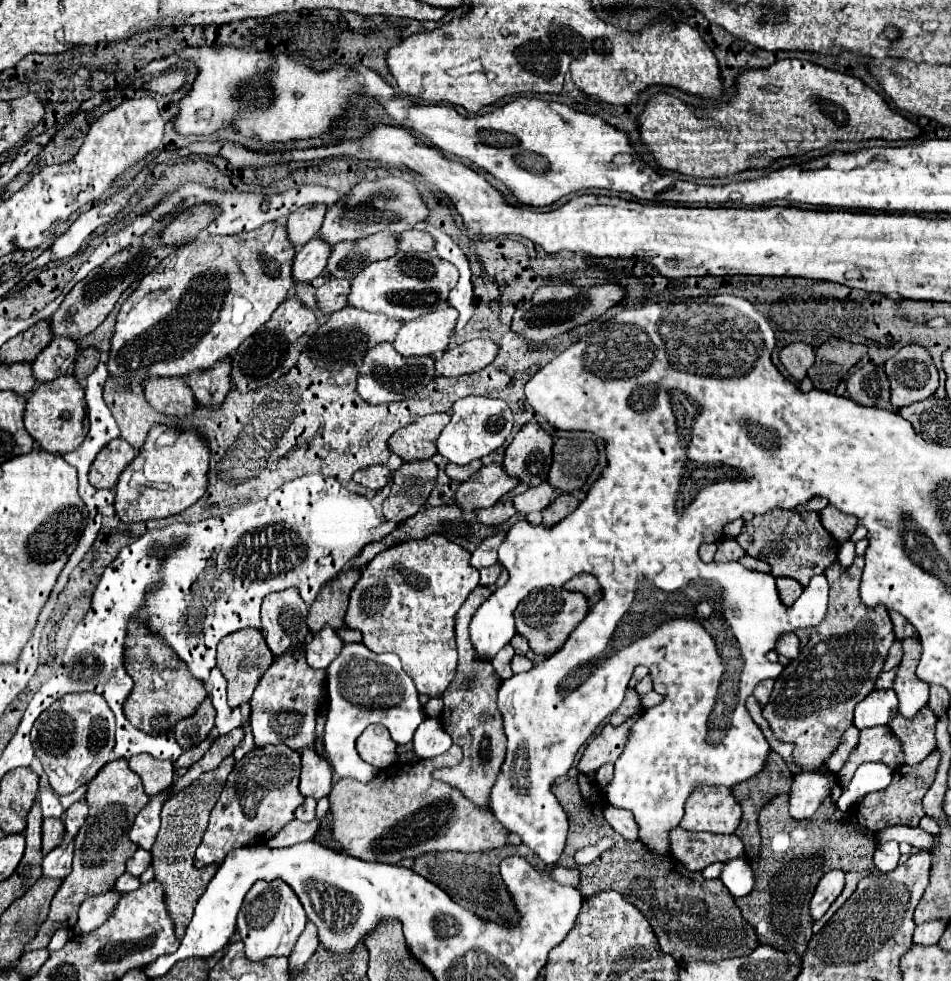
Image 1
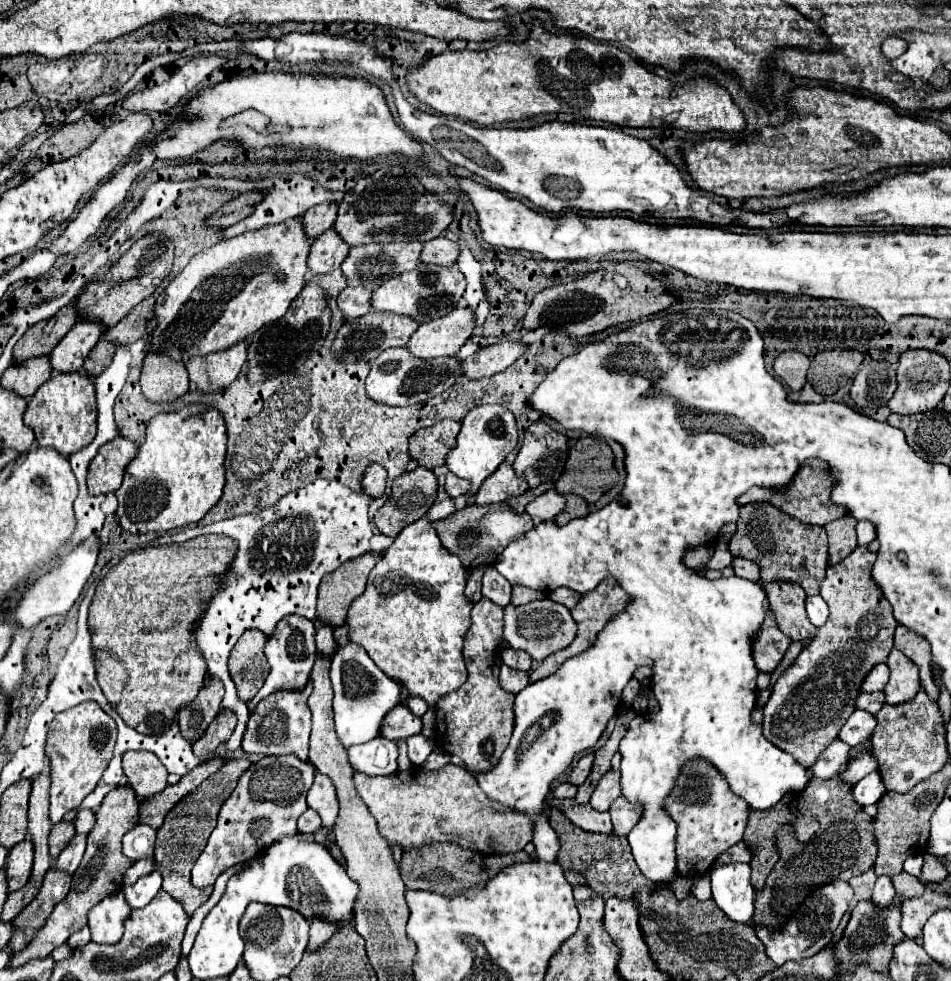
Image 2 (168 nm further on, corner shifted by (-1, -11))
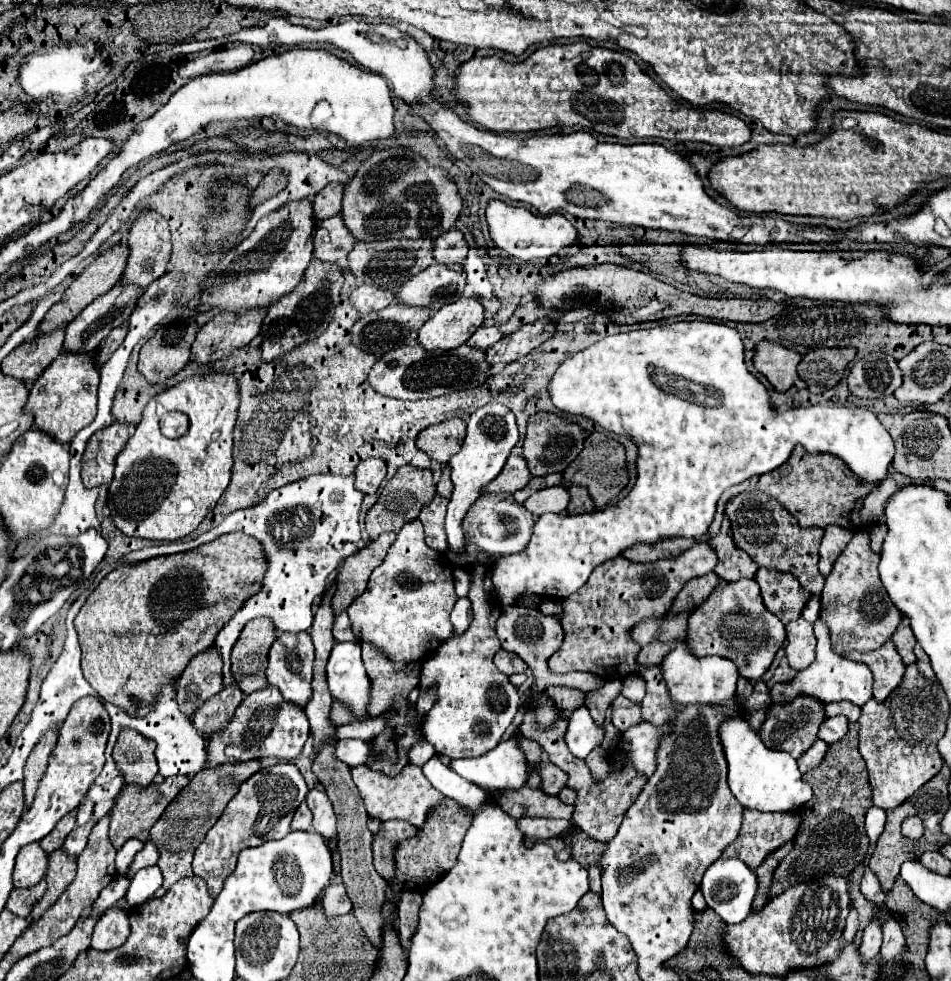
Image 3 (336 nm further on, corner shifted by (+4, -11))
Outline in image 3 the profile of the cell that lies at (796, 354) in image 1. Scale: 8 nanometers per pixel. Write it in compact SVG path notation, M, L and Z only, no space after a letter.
M761 342L755 350L753 362L777 392L787 392L797 380L797 364L801 362L801 354L781 344Z

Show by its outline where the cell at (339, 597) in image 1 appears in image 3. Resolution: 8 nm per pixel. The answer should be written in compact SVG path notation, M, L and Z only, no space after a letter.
M393 532L381 534L377 540L373 540L369 546L365 546L357 554L345 558L343 566L337 570L337 576L335 576L337 590L331 602L333 614L341 614L353 602L353 598L363 594L369 574L373 572L373 568L377 568L383 562L393 540L395 540Z

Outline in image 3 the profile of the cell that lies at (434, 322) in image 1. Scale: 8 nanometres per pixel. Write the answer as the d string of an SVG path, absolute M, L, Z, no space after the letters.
M459 298L459 302L443 306L439 312L435 312L419 330L417 340L425 350L455 350L461 344L465 344L481 324L483 324L481 302L477 298Z

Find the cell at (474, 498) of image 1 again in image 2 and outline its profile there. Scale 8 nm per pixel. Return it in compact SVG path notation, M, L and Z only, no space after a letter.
M502 464L494 472L494 476L486 478L486 482L480 486L478 494L474 496L476 504L498 504L512 496L520 496L528 490L528 482L524 478L518 478L514 474L514 468L510 464Z

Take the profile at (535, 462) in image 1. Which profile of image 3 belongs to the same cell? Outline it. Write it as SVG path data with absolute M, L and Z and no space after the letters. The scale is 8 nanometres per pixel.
M537 412L529 418L527 434L523 442L523 458L527 460L529 472L533 478L547 476L553 472L563 472L573 458L581 452L581 446L585 442L585 432L577 424L569 424L549 412Z

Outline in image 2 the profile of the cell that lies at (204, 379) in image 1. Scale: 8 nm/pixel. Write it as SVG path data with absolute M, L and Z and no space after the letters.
M238 342L238 346L230 346L230 350L206 354L206 358L192 358L186 362L190 382L194 382L202 392L226 388L240 374L242 364L246 362L246 346L248 342Z

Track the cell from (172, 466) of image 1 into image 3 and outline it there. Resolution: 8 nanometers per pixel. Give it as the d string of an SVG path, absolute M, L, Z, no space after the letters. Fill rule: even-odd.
M211 374L211 376L191 376L181 384L161 392L153 398L145 410L143 418L137 424L133 436L129 438L127 446L117 456L115 478L109 486L109 510L113 524L127 536L147 538L147 540L179 540L191 534L199 522L213 510L225 488L229 486L231 466L233 466L233 424L237 416L239 396L237 396L237 382L229 374ZM159 410L179 410L185 412L189 418L189 430L183 438L163 438L159 432Z

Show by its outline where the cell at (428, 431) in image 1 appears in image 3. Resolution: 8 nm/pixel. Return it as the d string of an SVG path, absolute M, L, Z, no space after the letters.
M451 418L425 428L417 436L415 444L433 462L447 464L449 458L461 448L463 438L465 438L465 422L461 418Z

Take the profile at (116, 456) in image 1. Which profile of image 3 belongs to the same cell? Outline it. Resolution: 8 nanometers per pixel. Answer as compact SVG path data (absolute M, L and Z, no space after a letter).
M113 422L109 430L99 430L87 442L83 454L81 478L87 488L103 486L113 480L113 462L129 440L129 430L125 424Z

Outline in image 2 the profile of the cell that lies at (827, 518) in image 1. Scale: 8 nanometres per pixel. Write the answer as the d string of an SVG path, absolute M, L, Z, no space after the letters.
M844 516L824 526L828 534L828 564L838 564L856 548L856 518Z

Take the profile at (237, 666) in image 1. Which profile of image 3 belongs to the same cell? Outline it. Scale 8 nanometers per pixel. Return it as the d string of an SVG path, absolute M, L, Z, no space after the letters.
M255 618L243 628L239 640L233 646L231 674L245 696L267 686L265 666L269 646L275 640L273 630L275 628L269 618Z

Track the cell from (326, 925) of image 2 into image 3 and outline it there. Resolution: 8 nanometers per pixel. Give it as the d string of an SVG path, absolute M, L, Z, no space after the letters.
M343 884L329 886L329 890L325 890L325 894L319 900L321 900L323 914L327 918L337 918L337 916L343 916L343 914L351 912L351 902L349 902L349 896L345 894Z

